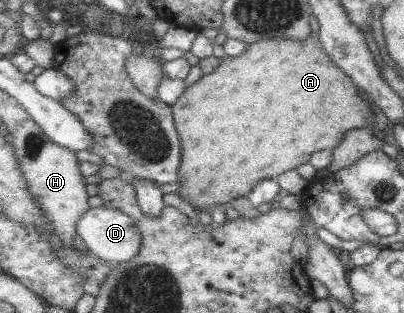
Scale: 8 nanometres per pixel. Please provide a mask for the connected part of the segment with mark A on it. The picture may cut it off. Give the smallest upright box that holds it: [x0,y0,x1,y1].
[172,32,378,213]

